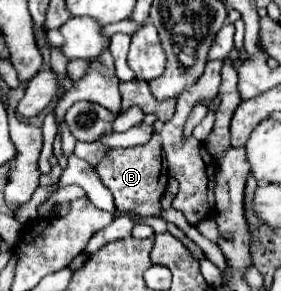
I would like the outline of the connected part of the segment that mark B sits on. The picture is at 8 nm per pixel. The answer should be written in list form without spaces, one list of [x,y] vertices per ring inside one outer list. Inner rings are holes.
[[[153,136],[147,144],[141,144],[141,146],[109,150],[109,154],[97,164],[95,170],[101,176],[103,184],[113,192],[117,214],[137,212],[141,216],[159,216],[161,212],[159,200],[167,186],[161,136]]]

